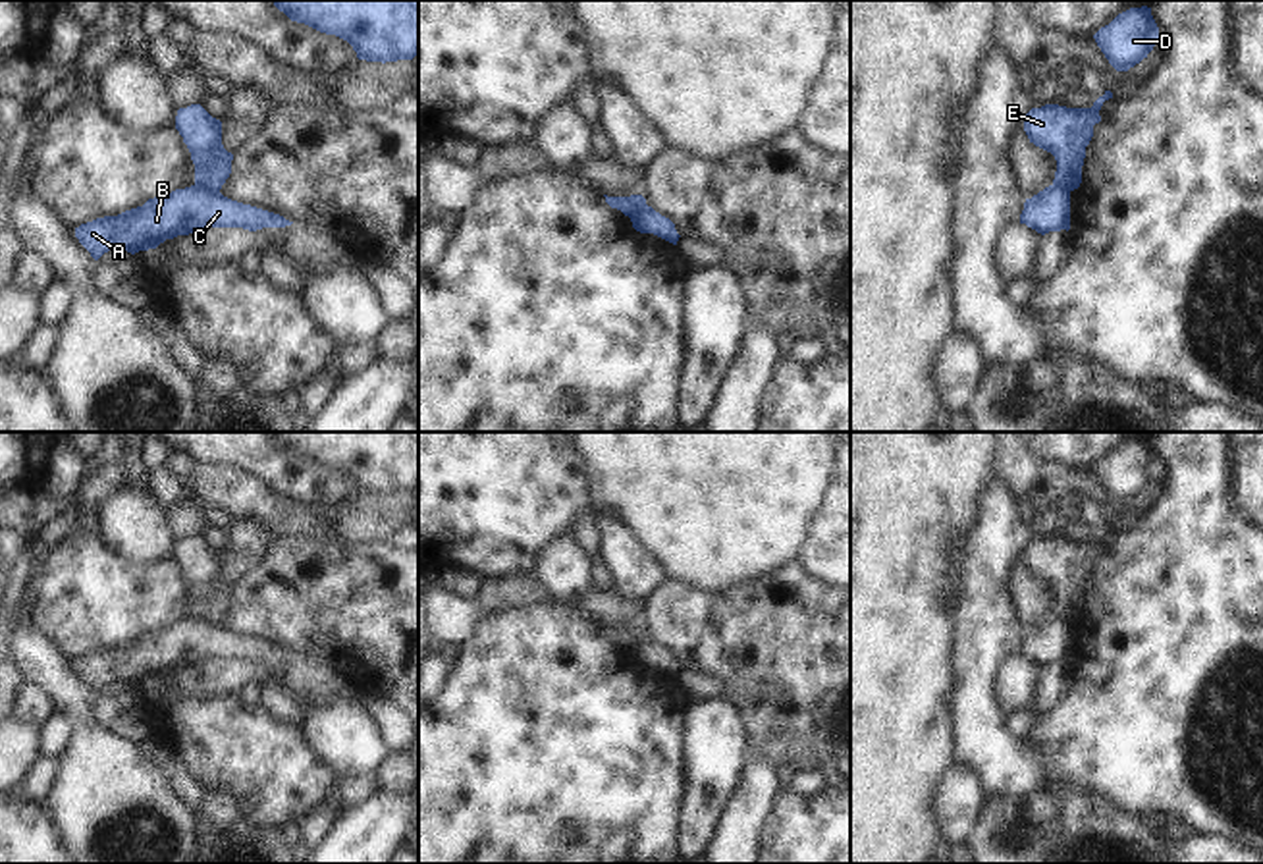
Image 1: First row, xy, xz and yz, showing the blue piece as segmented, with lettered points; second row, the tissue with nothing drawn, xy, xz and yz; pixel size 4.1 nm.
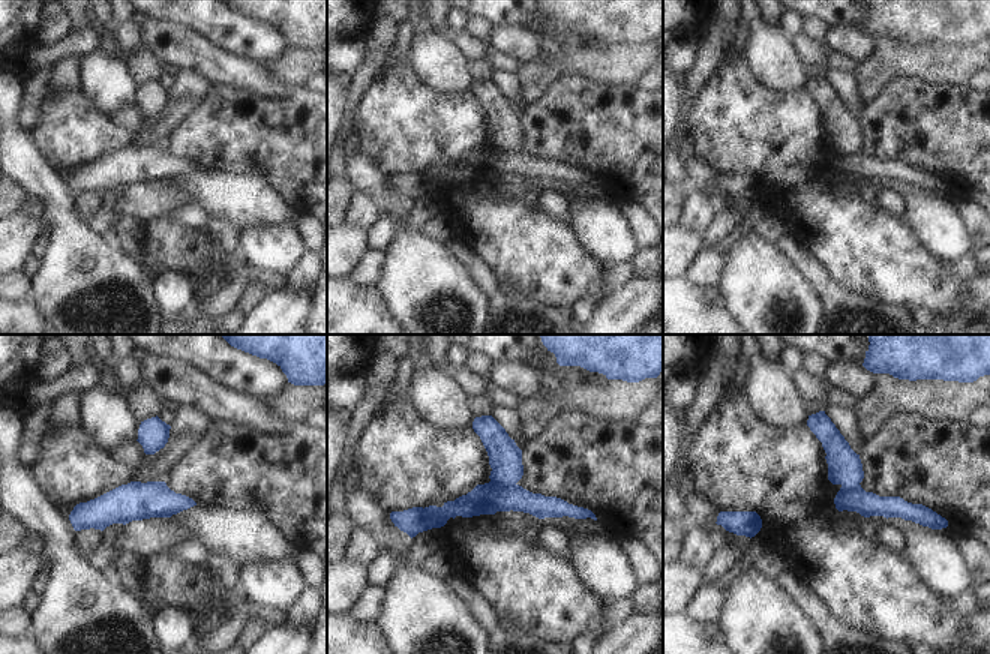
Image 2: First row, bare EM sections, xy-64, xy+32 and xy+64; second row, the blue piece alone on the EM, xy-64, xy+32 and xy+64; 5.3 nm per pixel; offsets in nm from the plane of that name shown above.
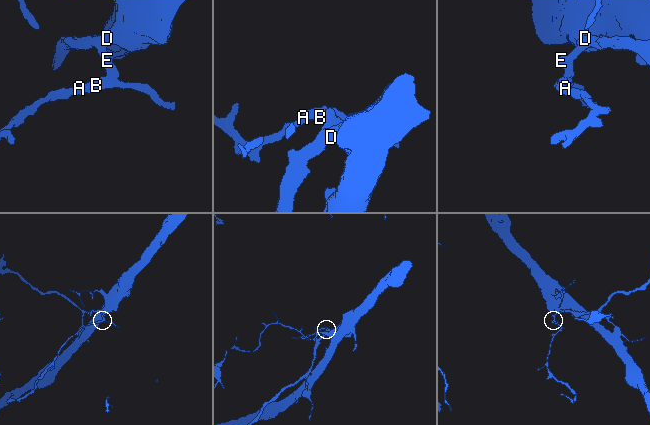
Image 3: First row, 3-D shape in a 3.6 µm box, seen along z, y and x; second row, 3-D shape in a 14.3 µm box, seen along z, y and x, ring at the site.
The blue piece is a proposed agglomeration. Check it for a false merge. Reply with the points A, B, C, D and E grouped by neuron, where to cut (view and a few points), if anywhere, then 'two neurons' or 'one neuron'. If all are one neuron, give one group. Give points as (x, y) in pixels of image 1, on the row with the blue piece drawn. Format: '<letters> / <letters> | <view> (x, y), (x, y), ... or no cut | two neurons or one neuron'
A B C / D E | xy (195, 184), (218, 193) | two neurons

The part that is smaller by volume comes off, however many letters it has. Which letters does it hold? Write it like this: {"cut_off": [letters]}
{"cut_off": ["A", "B", "C"]}

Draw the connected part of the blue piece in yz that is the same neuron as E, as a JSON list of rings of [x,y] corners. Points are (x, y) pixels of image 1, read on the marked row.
[[[1105,91],[1091,108],[1045,104],[1026,114],[1024,131],[1030,143],[1055,156],[1053,183],[1061,189],[1074,191],[1080,187],[1086,147],[1093,137],[1093,125],[1101,122],[1099,110],[1109,98],[1113,93]]]

